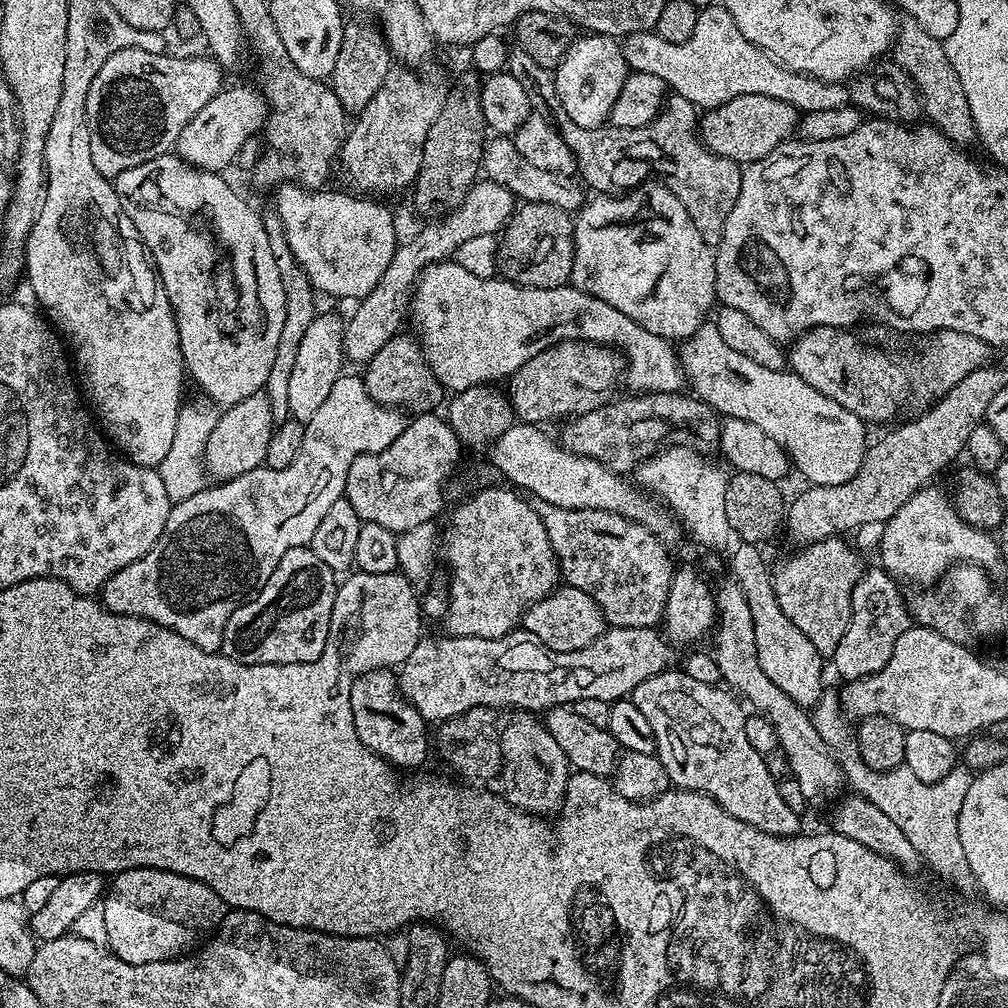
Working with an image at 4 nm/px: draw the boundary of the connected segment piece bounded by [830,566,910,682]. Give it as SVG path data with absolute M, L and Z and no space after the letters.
M869 567L860 575L852 595L850 626L846 628L842 642L838 642L838 650L830 657L831 663L836 663L837 674L845 676L843 679L848 682L878 674L878 670L890 662L894 644L910 626L910 608L900 597L901 585L883 567L875 567Z

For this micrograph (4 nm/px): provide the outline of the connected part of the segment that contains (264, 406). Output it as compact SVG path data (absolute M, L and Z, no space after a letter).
M249 394L242 402L233 404L223 409L224 413L216 416L216 425L210 434L210 438L204 447L204 470L209 477L213 476L213 481L223 482L233 480L236 476L246 474L250 470L261 467L266 458L266 446L270 446L270 438L272 437L273 422L270 414L270 402L267 395Z

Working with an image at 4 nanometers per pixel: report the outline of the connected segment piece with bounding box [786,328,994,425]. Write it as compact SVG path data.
M811 328L787 349L786 360L806 386L834 398L838 406L846 406L869 425L886 423L899 408L931 406L964 378L993 363L993 345L961 332L935 333L912 361L896 361L880 348L856 344L852 334L838 328Z

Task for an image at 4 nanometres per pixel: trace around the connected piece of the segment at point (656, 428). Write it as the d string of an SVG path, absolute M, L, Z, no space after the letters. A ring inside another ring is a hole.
M645 392L628 394L625 400L613 399L602 408L595 408L581 416L573 416L563 425L558 442L567 452L597 460L611 472L628 474L645 460L651 459L665 447L668 435L675 428L689 428L706 443L721 439L722 428L717 413L695 395L674 392Z

